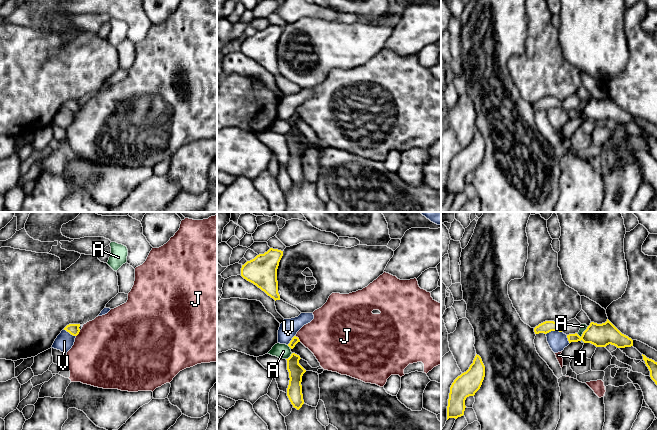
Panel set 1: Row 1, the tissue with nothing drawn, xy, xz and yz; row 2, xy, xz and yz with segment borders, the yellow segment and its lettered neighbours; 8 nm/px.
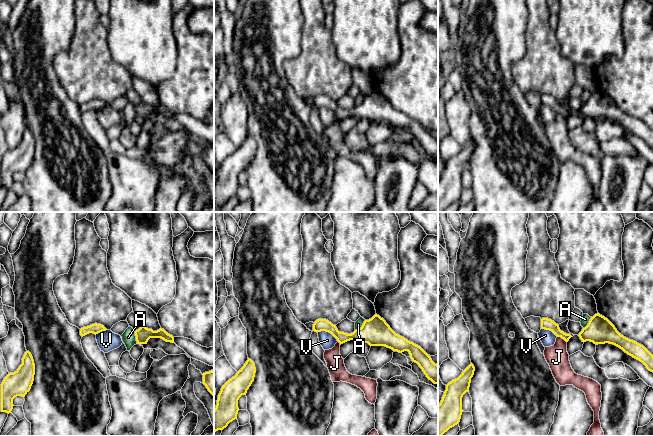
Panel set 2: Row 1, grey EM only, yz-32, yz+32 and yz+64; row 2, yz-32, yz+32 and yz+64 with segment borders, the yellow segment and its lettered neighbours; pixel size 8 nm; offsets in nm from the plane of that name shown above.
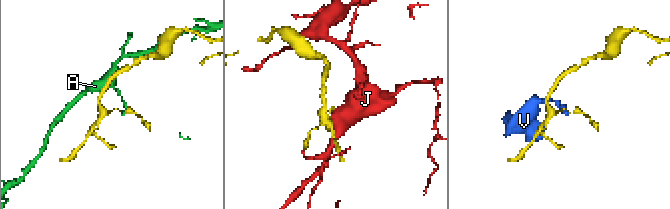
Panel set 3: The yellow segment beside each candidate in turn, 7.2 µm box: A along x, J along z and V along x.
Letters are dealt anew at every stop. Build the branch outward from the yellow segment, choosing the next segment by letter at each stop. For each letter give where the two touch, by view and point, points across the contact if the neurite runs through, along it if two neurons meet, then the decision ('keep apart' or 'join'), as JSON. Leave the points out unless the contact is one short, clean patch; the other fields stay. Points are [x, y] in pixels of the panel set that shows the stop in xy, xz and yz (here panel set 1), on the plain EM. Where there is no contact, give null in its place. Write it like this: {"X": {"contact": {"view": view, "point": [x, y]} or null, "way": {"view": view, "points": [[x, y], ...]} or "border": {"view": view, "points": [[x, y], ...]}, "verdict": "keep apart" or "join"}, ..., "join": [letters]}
{"A": {"contact": {"view": "yz", "point": [583, 109]}, "verdict": "keep apart"}, "J": {"contact": {"view": "xz", "point": [298, 114]}, "border": {"view": "xz", "points": [[295, 112], [300, 117]]}, "verdict": "keep apart"}, "V": {"contact": {"view": "yz", "point": [553, 106]}, "border": {"view": "yz", "points": [[561, 107], [549, 107], [546, 110]]}, "verdict": "keep apart"}, "join": []}

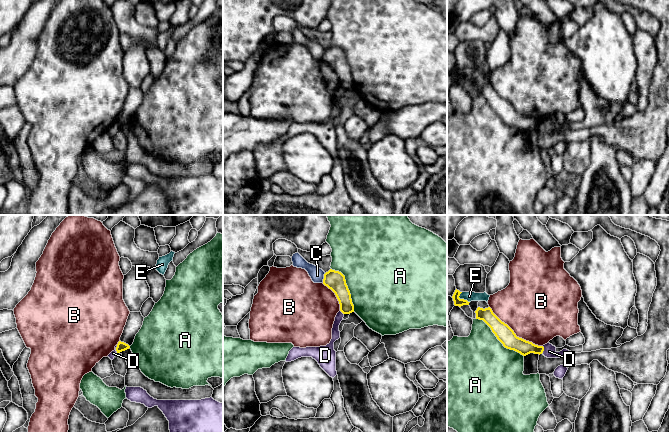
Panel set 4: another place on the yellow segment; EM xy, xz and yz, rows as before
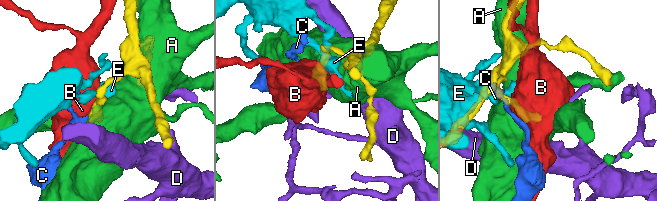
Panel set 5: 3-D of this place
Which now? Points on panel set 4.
{"A": {"contact": {"view": "yz", "point": [498, 115]}, "verdict": "keep apart"}, "B": {"contact": {"view": "yz", "point": [514, 109]}, "verdict": "keep apart"}, "C": {"contact": {"view": "xz", "point": [324, 53]}, "border": {"view": "xz", "points": [[325, 49], [322, 57]]}, "verdict": "keep apart"}, "D": {"contact": {"view": "xy", "point": [116, 125]}, "border": {"view": "xy", "points": [[117, 121], [116, 128]]}, "verdict": "keep apart"}, "E": {"contact": {"view": "yz", "point": [462, 75]}, "verdict": "keep apart"}, "join": []}

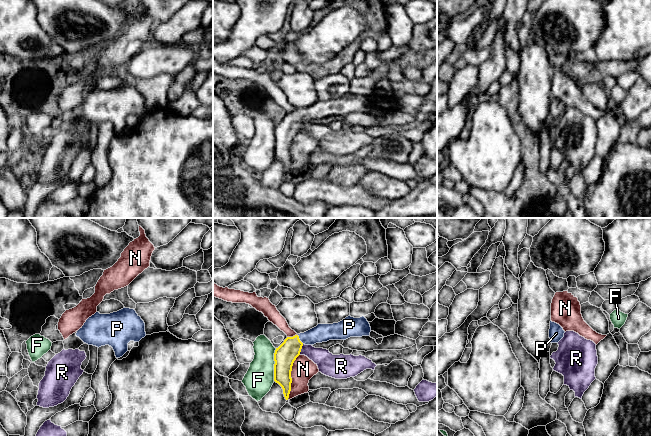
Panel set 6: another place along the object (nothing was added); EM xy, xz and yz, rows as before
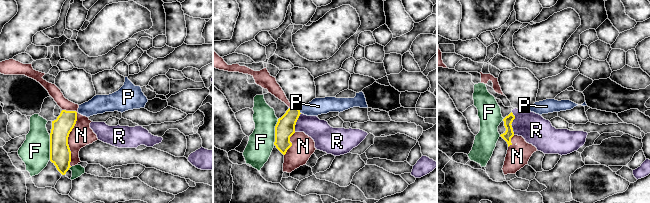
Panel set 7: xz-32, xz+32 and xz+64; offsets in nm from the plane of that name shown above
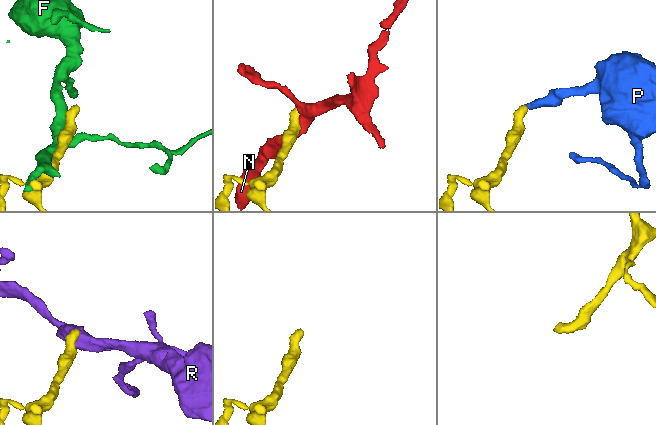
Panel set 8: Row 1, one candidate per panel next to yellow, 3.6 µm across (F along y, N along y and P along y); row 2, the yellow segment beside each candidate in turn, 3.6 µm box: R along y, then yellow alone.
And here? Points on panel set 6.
{"F": {"contact": {"view": "xz", "point": [274, 140]}, "verdict": "keep apart"}, "N": {"contact": {"view": "xz", "point": [290, 153]}, "verdict": "keep apart"}, "P": {"contact": {"view": "xz", "point": [299, 115]}, "way": {"view": "xz", "points": [[285, 131], [299, 115], [321, 109]]}, "verdict": "join"}, "R": {"contact": {"view": "xz", "point": [301, 124]}, "border": {"view": "xz", "points": [[303, 120], [299, 130]]}, "verdict": "keep apart"}, "join": ["P"]}

